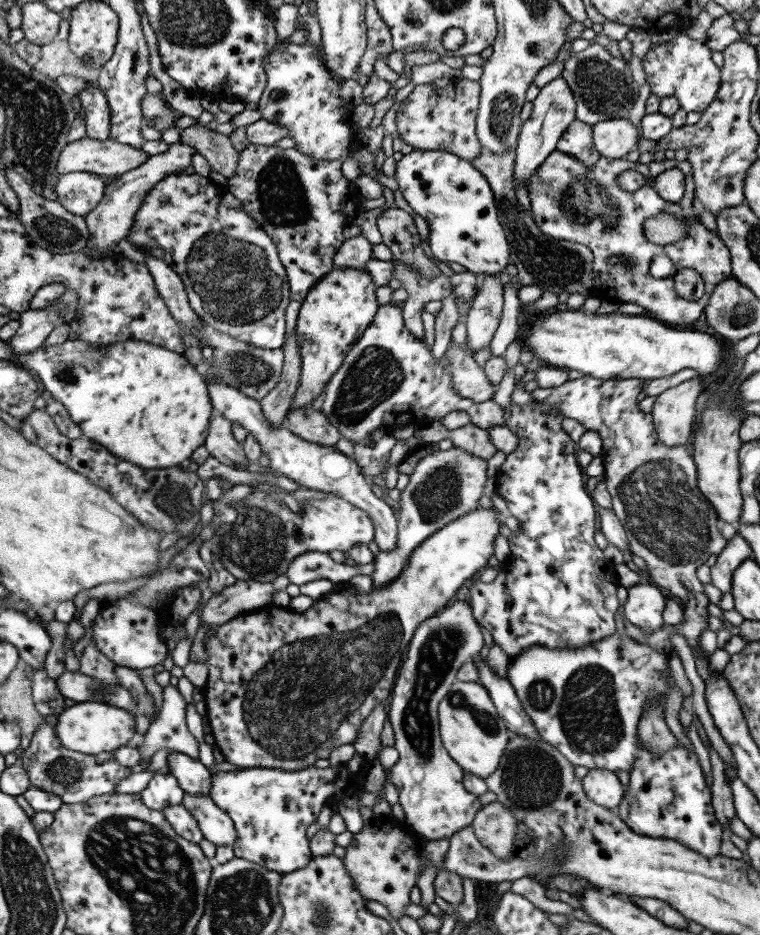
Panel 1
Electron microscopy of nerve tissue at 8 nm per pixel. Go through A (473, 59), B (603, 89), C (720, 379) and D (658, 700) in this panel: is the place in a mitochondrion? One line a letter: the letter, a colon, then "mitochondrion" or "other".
A: other
B: mitochondrion
C: other
D: other

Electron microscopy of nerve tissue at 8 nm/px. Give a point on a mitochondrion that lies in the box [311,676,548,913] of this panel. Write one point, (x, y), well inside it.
(489, 724)

